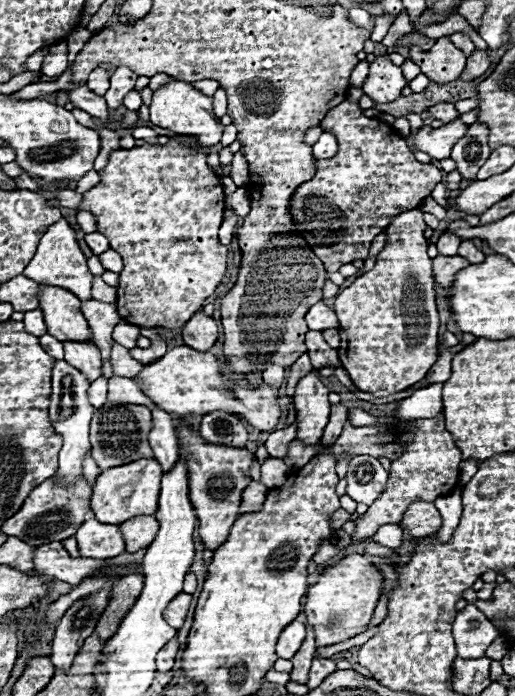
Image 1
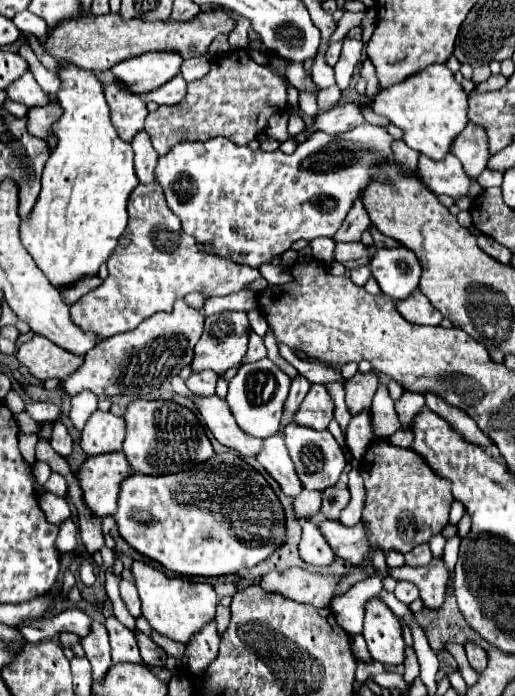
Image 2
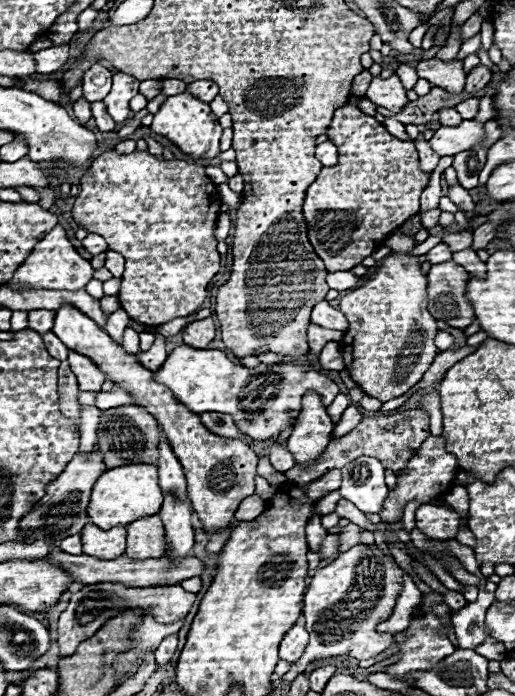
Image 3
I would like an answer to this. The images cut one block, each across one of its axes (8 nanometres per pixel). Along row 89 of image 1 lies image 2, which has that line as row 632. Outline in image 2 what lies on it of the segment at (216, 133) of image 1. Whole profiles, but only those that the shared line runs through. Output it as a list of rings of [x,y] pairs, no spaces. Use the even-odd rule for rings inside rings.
[[[132,560],[130,572],[134,576],[140,600],[142,600],[142,614],[150,622],[150,626],[176,640],[188,644],[190,638],[210,620],[214,620],[214,610],[218,604],[216,592],[208,582],[192,582],[186,578],[168,578],[164,572],[156,570],[144,560]]]

